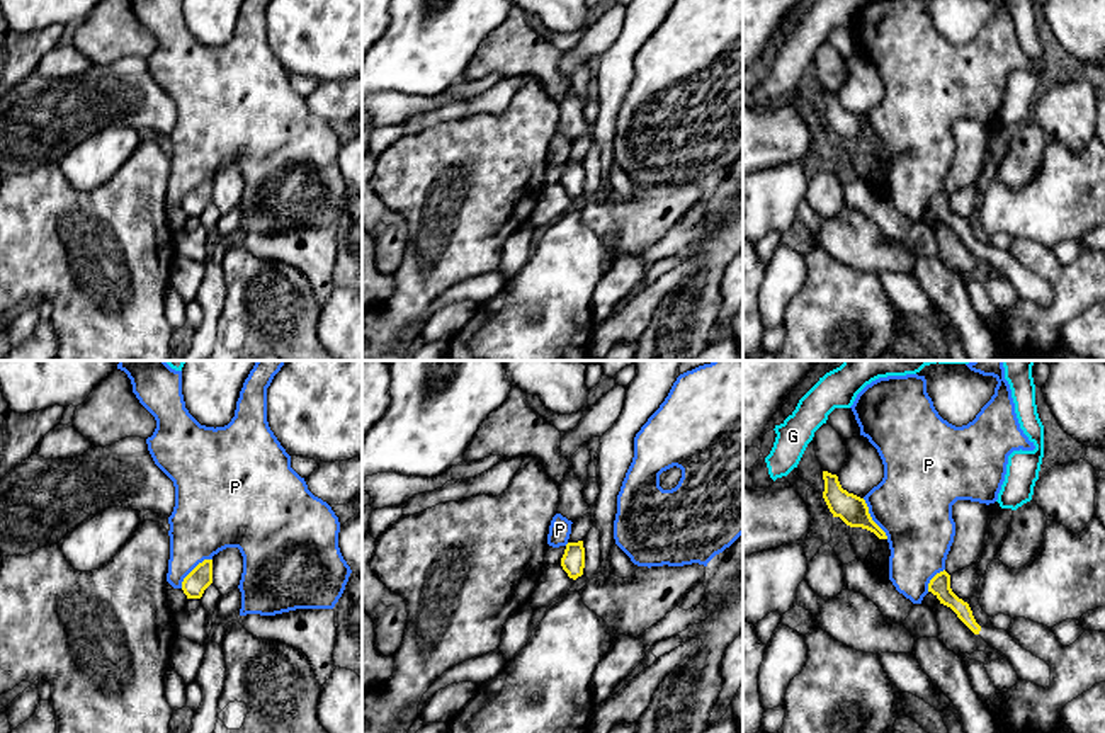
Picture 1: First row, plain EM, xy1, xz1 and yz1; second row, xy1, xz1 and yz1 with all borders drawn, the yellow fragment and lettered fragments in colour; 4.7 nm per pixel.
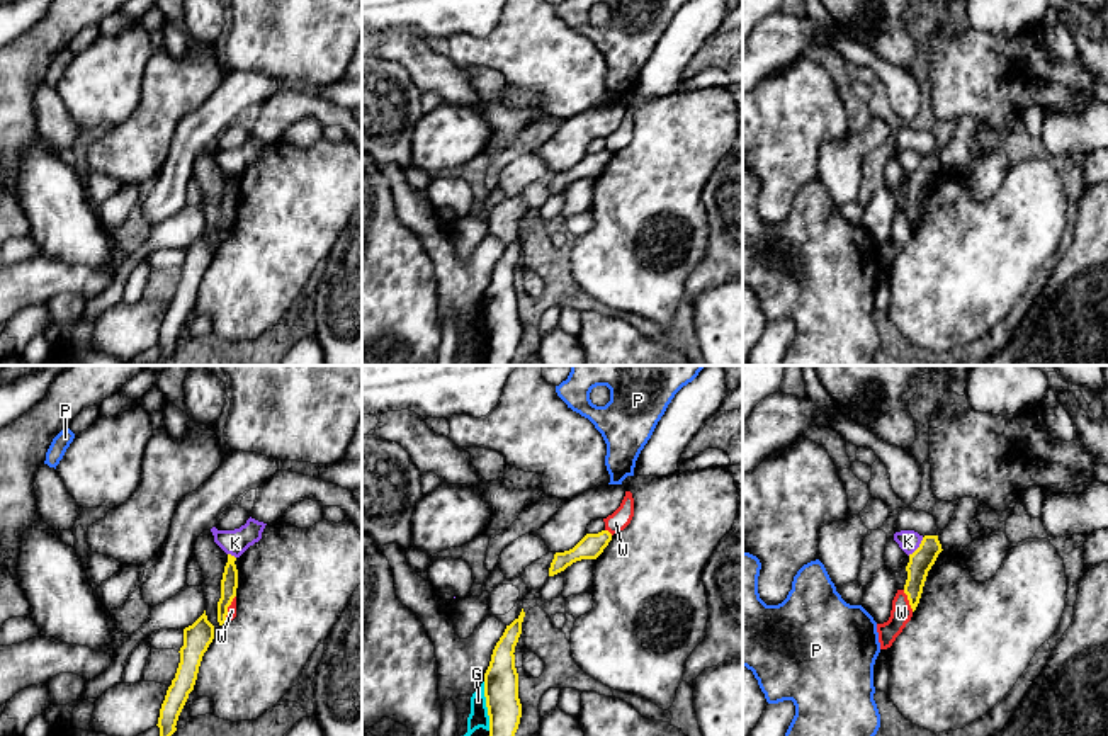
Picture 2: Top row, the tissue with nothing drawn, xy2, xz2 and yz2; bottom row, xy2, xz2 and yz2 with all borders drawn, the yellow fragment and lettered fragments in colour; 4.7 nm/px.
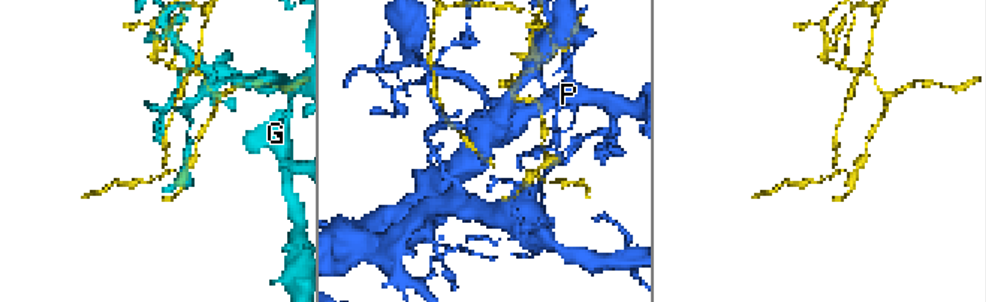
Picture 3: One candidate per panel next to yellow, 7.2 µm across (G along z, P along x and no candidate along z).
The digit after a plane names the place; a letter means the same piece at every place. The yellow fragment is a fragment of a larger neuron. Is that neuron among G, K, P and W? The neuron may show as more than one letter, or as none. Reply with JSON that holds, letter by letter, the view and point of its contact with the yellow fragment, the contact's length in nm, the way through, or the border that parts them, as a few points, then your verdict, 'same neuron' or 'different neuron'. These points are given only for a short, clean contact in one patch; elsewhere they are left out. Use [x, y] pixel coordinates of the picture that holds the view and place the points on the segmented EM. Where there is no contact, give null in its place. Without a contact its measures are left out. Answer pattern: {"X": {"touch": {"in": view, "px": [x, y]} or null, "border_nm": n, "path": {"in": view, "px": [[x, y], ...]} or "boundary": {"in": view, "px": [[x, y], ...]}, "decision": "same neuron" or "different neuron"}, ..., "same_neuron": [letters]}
{"G": {"touch": {"in": "xz2", "px": [486, 706]}, "border_nm": 240, "decision": "different neuron"}, "K": {"touch": {"in": "yz2", "px": [918, 548]}, "border_nm": 120, "boundary": {"in": "yz2", "px": [[923, 537], [908, 554]]}, "decision": "different neuron"}, "P": {"touch": {"in": "yz1", "px": [871, 519]}, "border_nm": 220, "decision": "different neuron"}, "W": {"touch": {"in": "yz2", "px": [908, 599]}, "border_nm": 120, "boundary": {"in": "yz2", "px": [[903, 590], [913, 611]]}, "decision": "different neuron"}, "same_neuron": []}

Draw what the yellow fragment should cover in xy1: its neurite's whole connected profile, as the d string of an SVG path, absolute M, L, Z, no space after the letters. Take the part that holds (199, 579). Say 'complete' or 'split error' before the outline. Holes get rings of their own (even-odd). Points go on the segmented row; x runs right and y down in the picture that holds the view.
complete; M212 560L199 563L182 582L187 599L201 599L204 590L212 583Z

